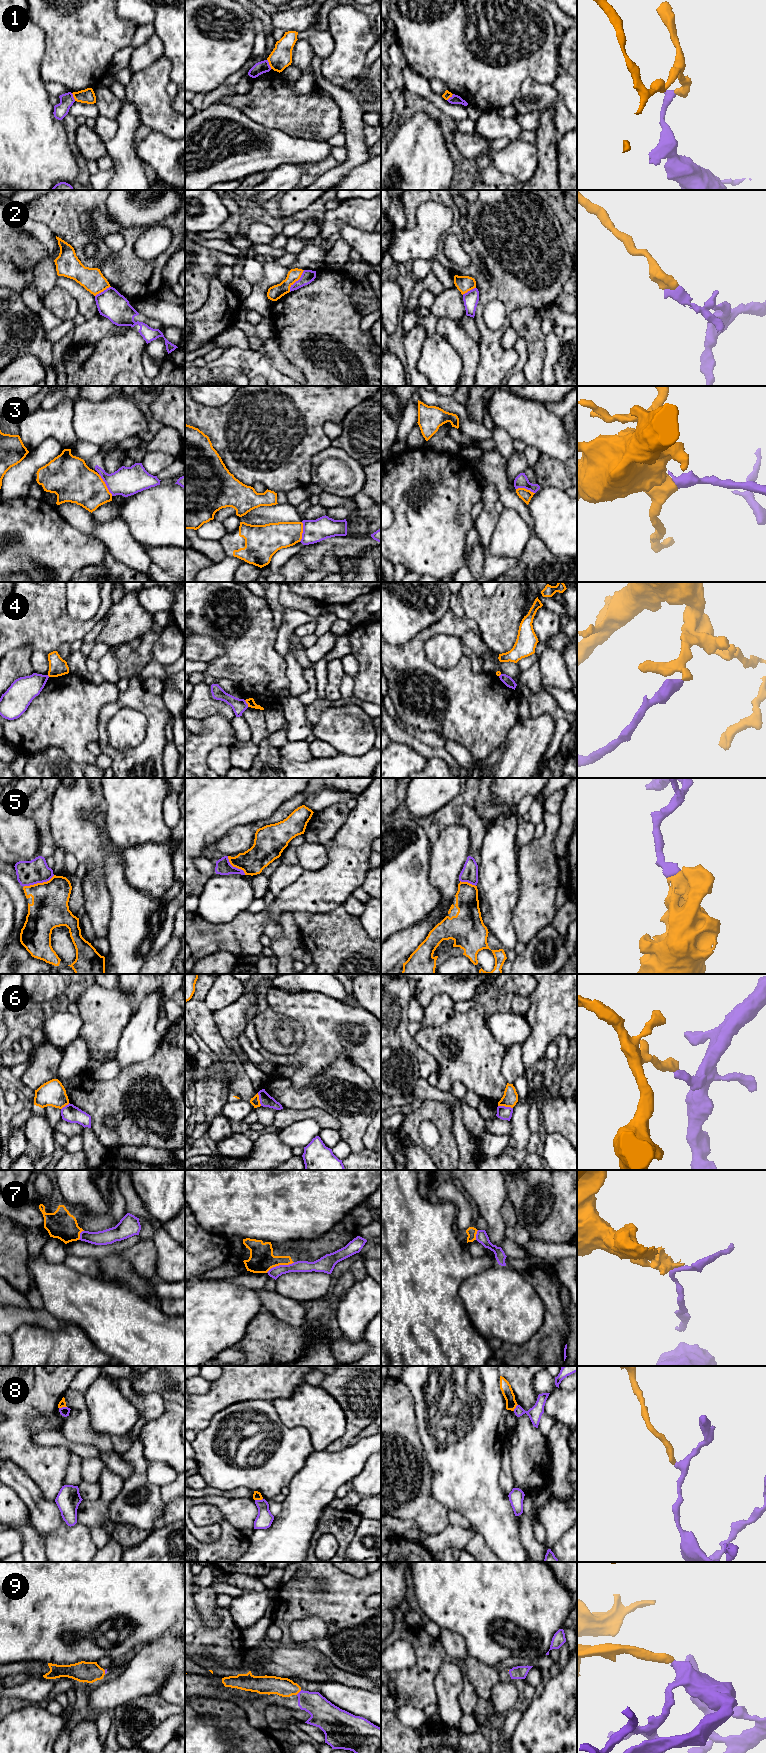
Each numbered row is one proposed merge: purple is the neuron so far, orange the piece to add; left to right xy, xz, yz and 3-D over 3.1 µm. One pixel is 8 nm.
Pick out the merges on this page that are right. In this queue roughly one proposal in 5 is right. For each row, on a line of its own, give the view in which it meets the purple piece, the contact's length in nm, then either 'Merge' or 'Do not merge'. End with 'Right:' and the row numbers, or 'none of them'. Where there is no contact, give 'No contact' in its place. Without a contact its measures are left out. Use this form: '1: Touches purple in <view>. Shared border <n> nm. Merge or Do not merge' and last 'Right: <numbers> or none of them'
1: Touches purple in xz. Shared border 90 nm. Do not merge
2: Touches purple in xz. Shared border 220 nm. Do not merge
3: Touches purple in xy. Shared border 200 nm. Do not merge
4: Touches purple in xz. Shared border 70 nm. Do not merge
5: Touches purple in xy. Shared border 280 nm. Do not merge
6: Touches purple in yz. Shared border 120 nm. Do not merge
7: Touches purple in xz. Shared border 240 nm. Do not merge
8: Touches purple in xz. Shared border 70 nm. Do not merge
9: Touches purple in xz. Shared border 60 nm. Merge
Right: 9

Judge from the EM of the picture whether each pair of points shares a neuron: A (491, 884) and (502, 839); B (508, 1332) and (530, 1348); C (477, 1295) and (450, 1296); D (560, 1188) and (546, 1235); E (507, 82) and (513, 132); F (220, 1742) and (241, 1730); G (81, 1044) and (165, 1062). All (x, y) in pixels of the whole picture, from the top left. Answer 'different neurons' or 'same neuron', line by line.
A: same neuron
B: different neurons
C: different neurons
D: same neuron
E: different neurons
F: different neurons
G: different neurons

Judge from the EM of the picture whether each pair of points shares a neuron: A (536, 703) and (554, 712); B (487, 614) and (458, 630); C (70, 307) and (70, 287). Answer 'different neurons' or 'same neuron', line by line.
A: same neuron
B: different neurons
C: different neurons

